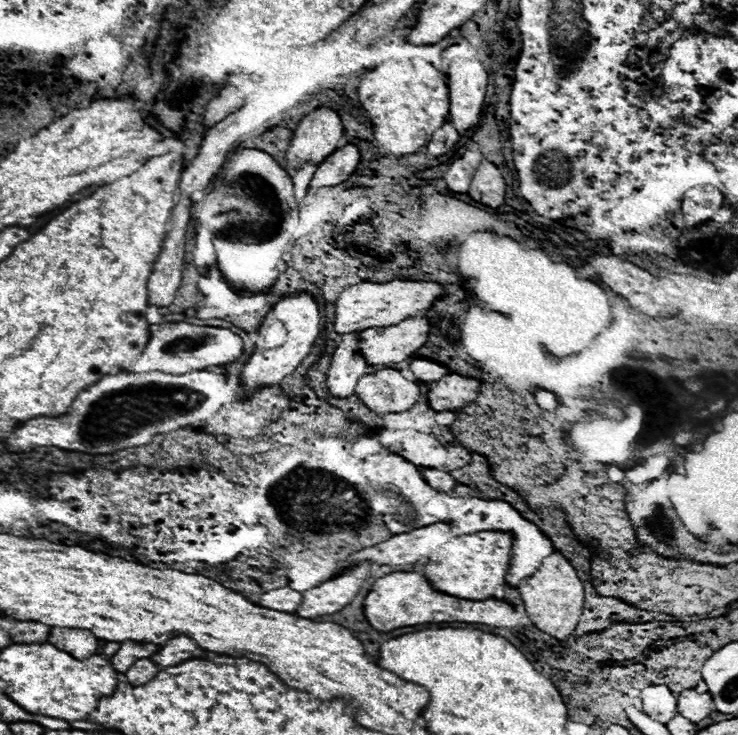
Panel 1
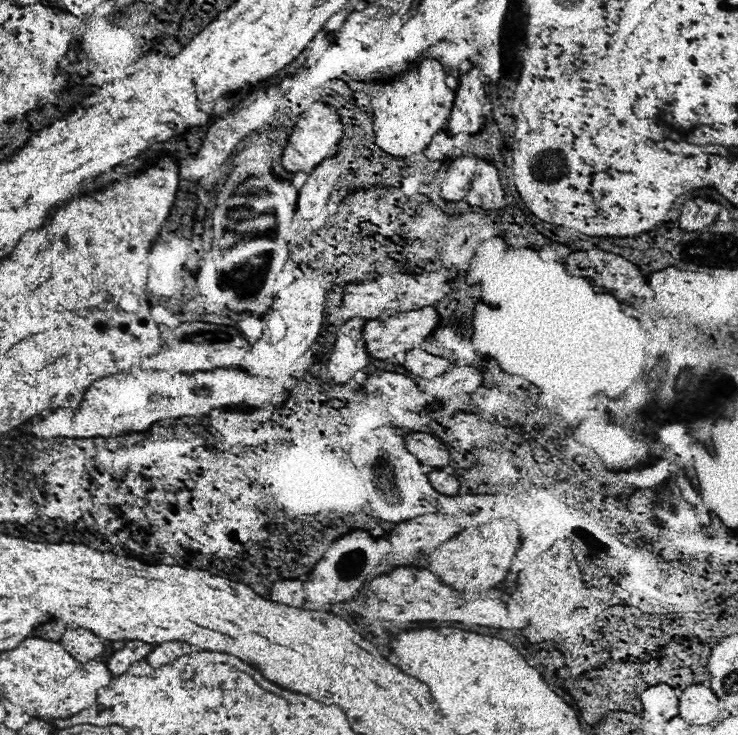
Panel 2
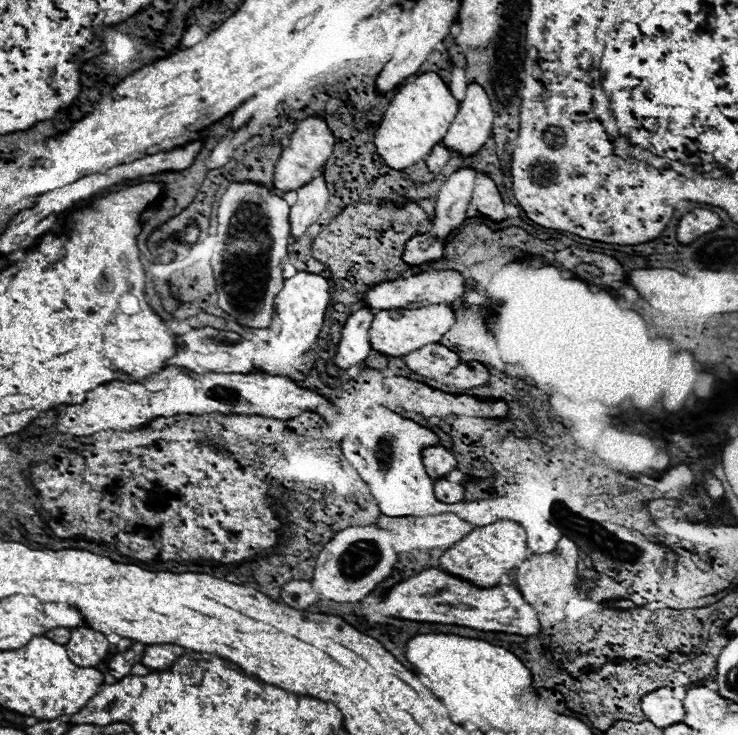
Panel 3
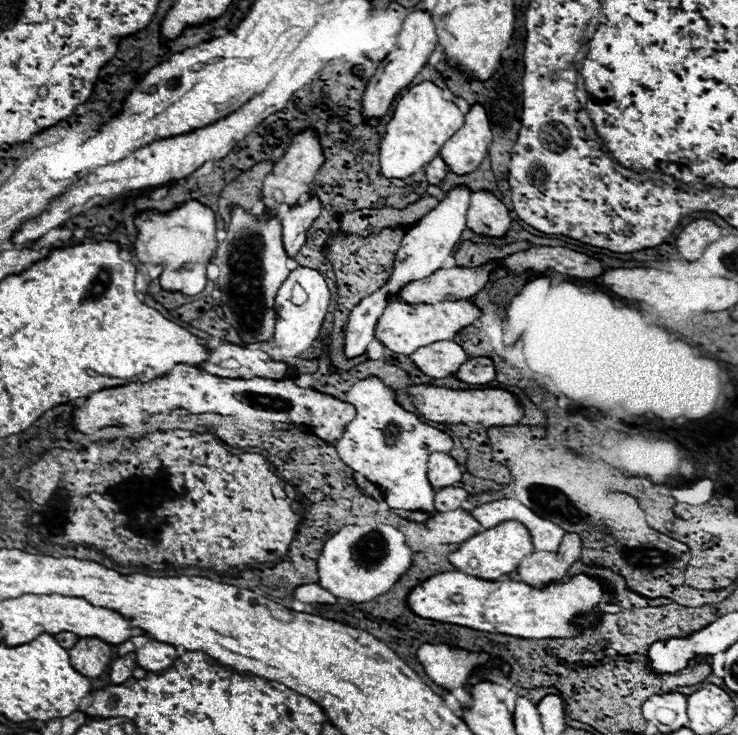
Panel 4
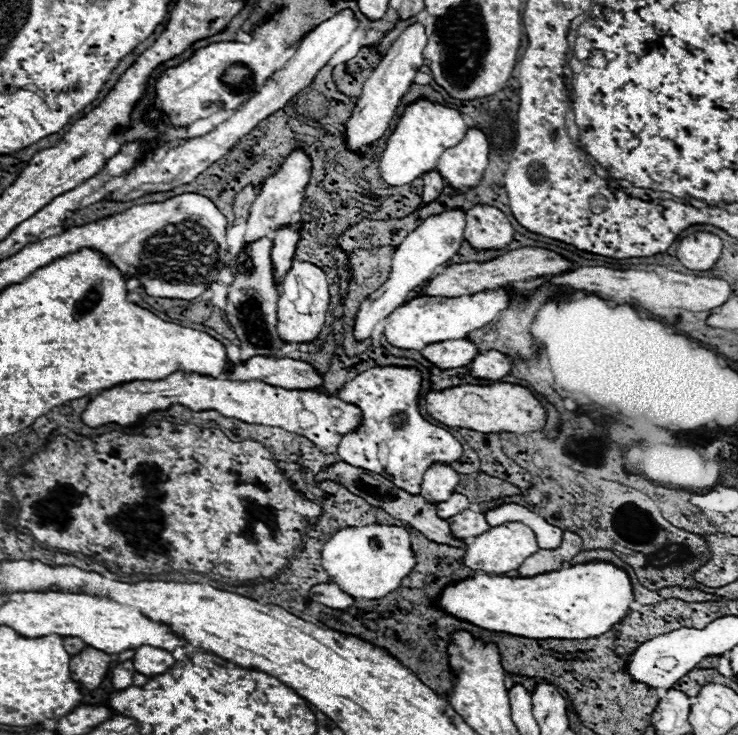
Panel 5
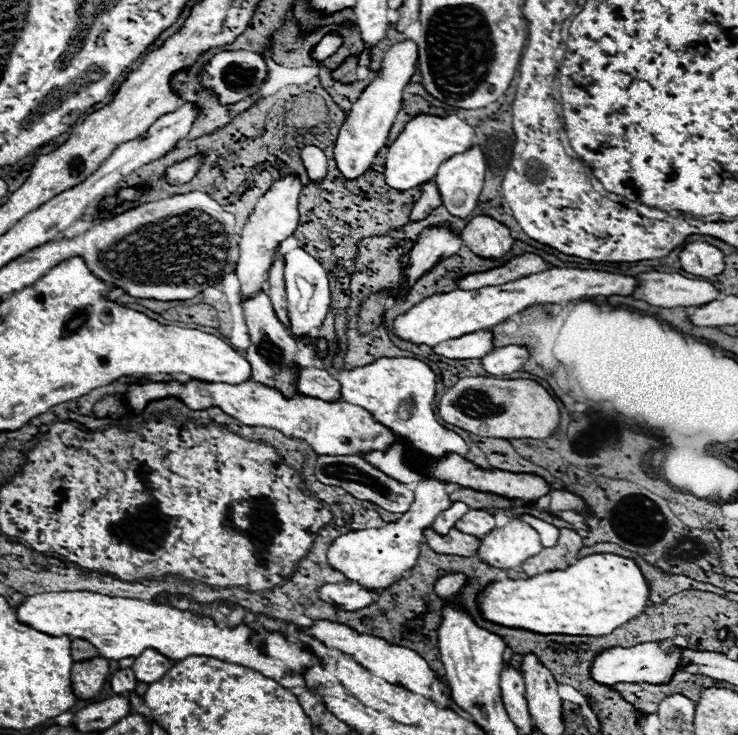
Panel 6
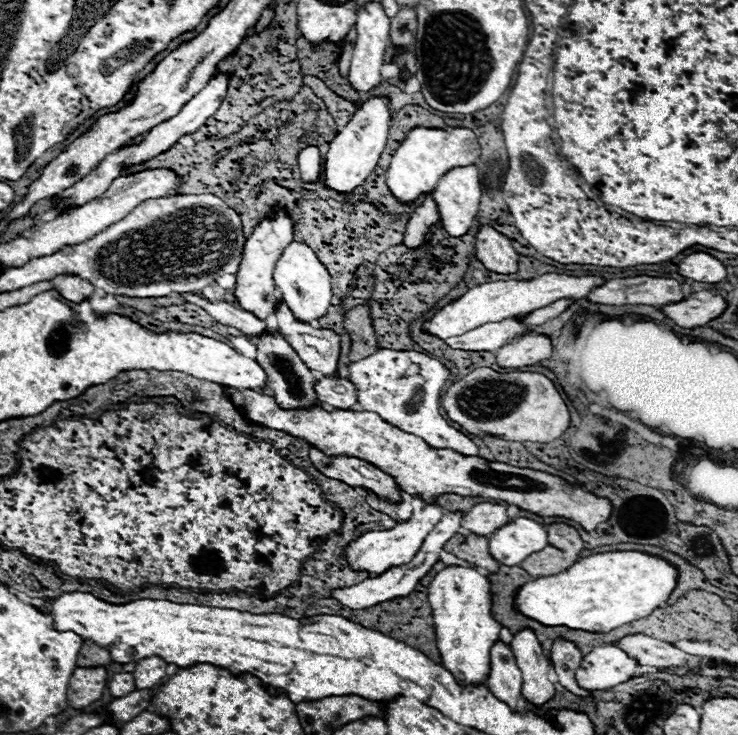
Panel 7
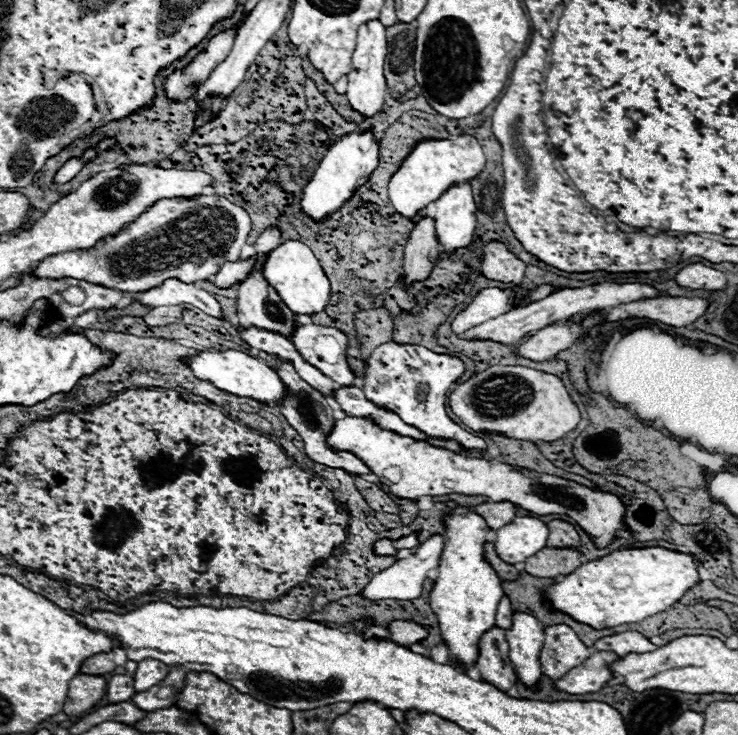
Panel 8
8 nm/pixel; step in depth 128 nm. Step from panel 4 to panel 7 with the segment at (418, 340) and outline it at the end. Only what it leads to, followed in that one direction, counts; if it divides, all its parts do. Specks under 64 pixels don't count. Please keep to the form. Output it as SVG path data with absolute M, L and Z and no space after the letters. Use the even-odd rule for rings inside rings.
M548 272L548 274L536 276L532 280L500 280L500 282L480 284L480 286L470 288L460 298L450 300L442 308L438 308L432 314L432 318L428 318L422 324L422 330L440 338L440 340L446 340L446 338L460 336L468 330L474 330L474 328L488 324L488 322L502 322L506 318L544 308L544 306L548 306L560 298L572 298L572 300L586 298L592 292L592 288L602 286L604 282L606 280L598 278L598 276L566 276L566 274Z

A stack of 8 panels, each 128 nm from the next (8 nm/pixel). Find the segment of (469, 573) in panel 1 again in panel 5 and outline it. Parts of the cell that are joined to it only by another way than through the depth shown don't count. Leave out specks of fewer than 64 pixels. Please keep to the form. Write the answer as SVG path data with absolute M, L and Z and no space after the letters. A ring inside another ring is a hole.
M506 522L502 526L496 526L496 528L490 528L488 532L480 534L474 538L474 542L466 548L466 554L462 558L464 566L468 566L470 570L480 570L480 572L486 572L486 574L506 574L506 572L512 572L512 570L518 570L518 566L528 558L532 556L534 552L538 552L538 544L536 544L536 536L534 532L520 524L520 522Z

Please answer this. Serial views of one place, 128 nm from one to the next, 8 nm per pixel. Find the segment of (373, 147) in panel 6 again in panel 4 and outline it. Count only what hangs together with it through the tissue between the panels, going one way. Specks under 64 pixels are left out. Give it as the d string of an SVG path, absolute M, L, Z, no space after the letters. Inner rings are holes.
M416 10L416 12L408 14L408 18L404 20L400 38L398 38L398 46L386 56L386 60L382 60L380 68L374 72L374 76L366 84L362 116L366 120L382 118L390 110L390 106L392 106L394 98L400 94L400 90L406 88L412 82L412 78L422 70L422 66L428 62L428 56L434 52L436 46L438 46L438 36L436 36L432 16L426 10Z

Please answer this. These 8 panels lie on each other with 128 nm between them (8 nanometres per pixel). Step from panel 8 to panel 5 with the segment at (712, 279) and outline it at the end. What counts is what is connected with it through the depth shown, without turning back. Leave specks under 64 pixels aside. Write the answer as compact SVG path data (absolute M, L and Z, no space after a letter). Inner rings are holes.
M694 232L680 240L678 260L690 270L710 270L722 252L720 236L712 232Z

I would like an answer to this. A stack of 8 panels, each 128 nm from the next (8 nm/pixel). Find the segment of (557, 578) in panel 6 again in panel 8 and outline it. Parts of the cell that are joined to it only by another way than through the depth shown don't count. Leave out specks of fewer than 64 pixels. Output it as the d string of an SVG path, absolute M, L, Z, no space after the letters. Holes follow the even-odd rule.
M660 546L614 550L600 560L580 564L574 572L556 580L544 590L544 598L552 610L564 612L580 624L596 630L620 624L642 622L648 616L668 610L698 582L698 566L692 556L672 552Z

